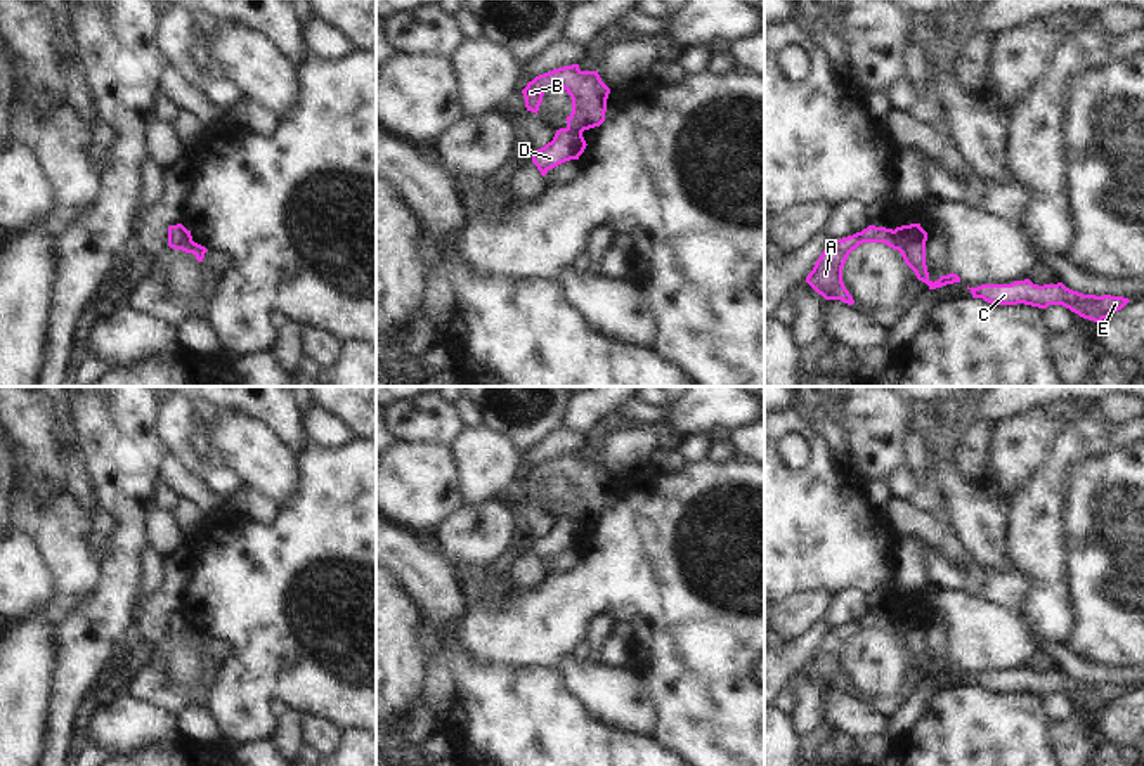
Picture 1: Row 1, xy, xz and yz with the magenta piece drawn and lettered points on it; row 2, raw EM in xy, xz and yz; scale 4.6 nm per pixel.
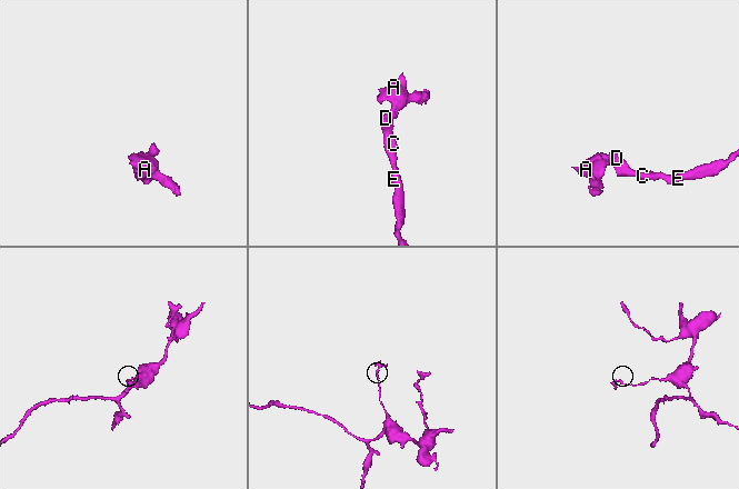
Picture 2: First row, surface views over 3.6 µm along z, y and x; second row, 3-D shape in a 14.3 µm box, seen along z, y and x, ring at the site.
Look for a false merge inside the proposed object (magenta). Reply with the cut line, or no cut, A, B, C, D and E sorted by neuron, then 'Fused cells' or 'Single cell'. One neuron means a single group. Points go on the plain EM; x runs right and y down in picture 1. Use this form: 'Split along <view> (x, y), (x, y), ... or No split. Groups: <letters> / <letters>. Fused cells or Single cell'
Split along yz (893, 619), (898, 636). Groups: A B / C D E. Fused cells

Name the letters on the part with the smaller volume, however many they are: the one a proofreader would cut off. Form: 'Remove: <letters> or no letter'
Remove: A, B

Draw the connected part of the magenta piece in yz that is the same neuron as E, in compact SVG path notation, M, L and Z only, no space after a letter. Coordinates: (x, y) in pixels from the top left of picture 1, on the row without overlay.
M1030 667L1014 669L1011 672L981 672L969 676L972 686L983 686L993 693L1031 693L1047 697L1049 693L1063 693L1083 707L1101 711L1111 702L1121 698L1130 688L1111 683L1083 683L1066 676L1063 671L1057 672L1033 672Z

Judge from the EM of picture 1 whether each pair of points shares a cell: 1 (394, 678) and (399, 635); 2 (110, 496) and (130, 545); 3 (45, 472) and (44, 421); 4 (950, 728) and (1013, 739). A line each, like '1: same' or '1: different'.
1: same
2: same
3: same
4: same

